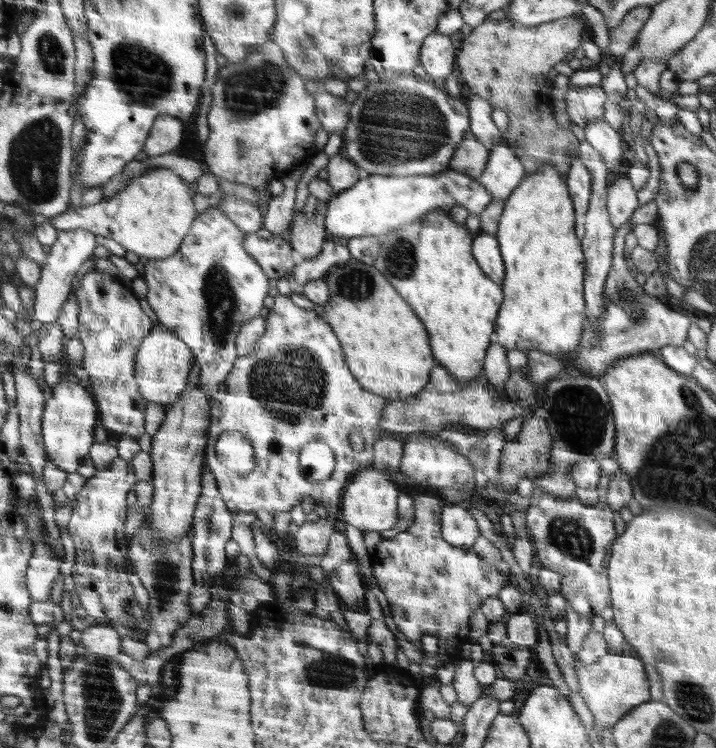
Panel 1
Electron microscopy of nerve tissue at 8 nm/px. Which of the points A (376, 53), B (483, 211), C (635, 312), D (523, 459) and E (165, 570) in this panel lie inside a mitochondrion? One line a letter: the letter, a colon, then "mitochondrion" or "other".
A: other
B: other
C: mitochondrion
D: other
E: mitochondrion

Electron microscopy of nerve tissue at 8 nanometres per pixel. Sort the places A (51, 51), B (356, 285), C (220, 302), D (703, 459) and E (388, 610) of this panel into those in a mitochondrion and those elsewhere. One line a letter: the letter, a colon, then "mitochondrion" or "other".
A: mitochondrion
B: mitochondrion
C: mitochondrion
D: mitochondrion
E: other

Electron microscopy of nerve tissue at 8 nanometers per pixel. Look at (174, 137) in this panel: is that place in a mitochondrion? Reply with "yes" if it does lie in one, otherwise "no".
no

